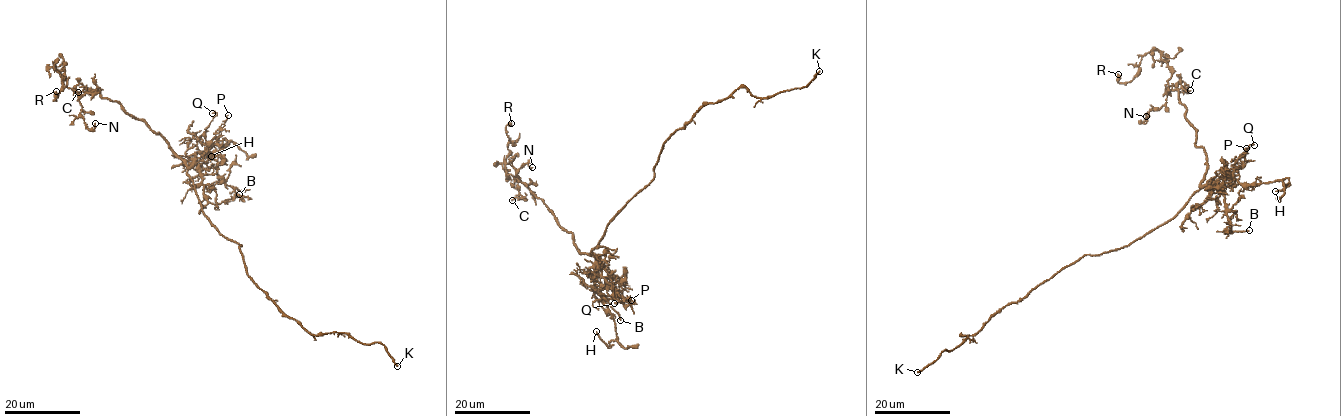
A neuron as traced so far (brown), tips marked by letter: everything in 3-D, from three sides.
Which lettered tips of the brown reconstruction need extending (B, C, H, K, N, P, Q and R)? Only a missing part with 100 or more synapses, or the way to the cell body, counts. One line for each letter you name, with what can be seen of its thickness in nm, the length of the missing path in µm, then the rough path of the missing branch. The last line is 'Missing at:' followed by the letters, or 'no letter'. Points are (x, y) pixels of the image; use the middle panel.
K: Thickness 220 nm. Missing length about 30 µm
Missing at: K

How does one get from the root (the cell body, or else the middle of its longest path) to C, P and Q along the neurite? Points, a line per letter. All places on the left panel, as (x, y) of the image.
C: (208, 219), (187, 166), (165, 137), (97, 90), (81, 94), (75, 90), (80, 83), (83, 89), (78, 92)
P: (208, 219), (186, 171), (196, 153), (203, 152), (211, 143), (228, 115)
Q: (208, 219), (186, 171), (196, 153), (202, 151), (198, 149), (197, 141), (217, 114), (212, 113)

